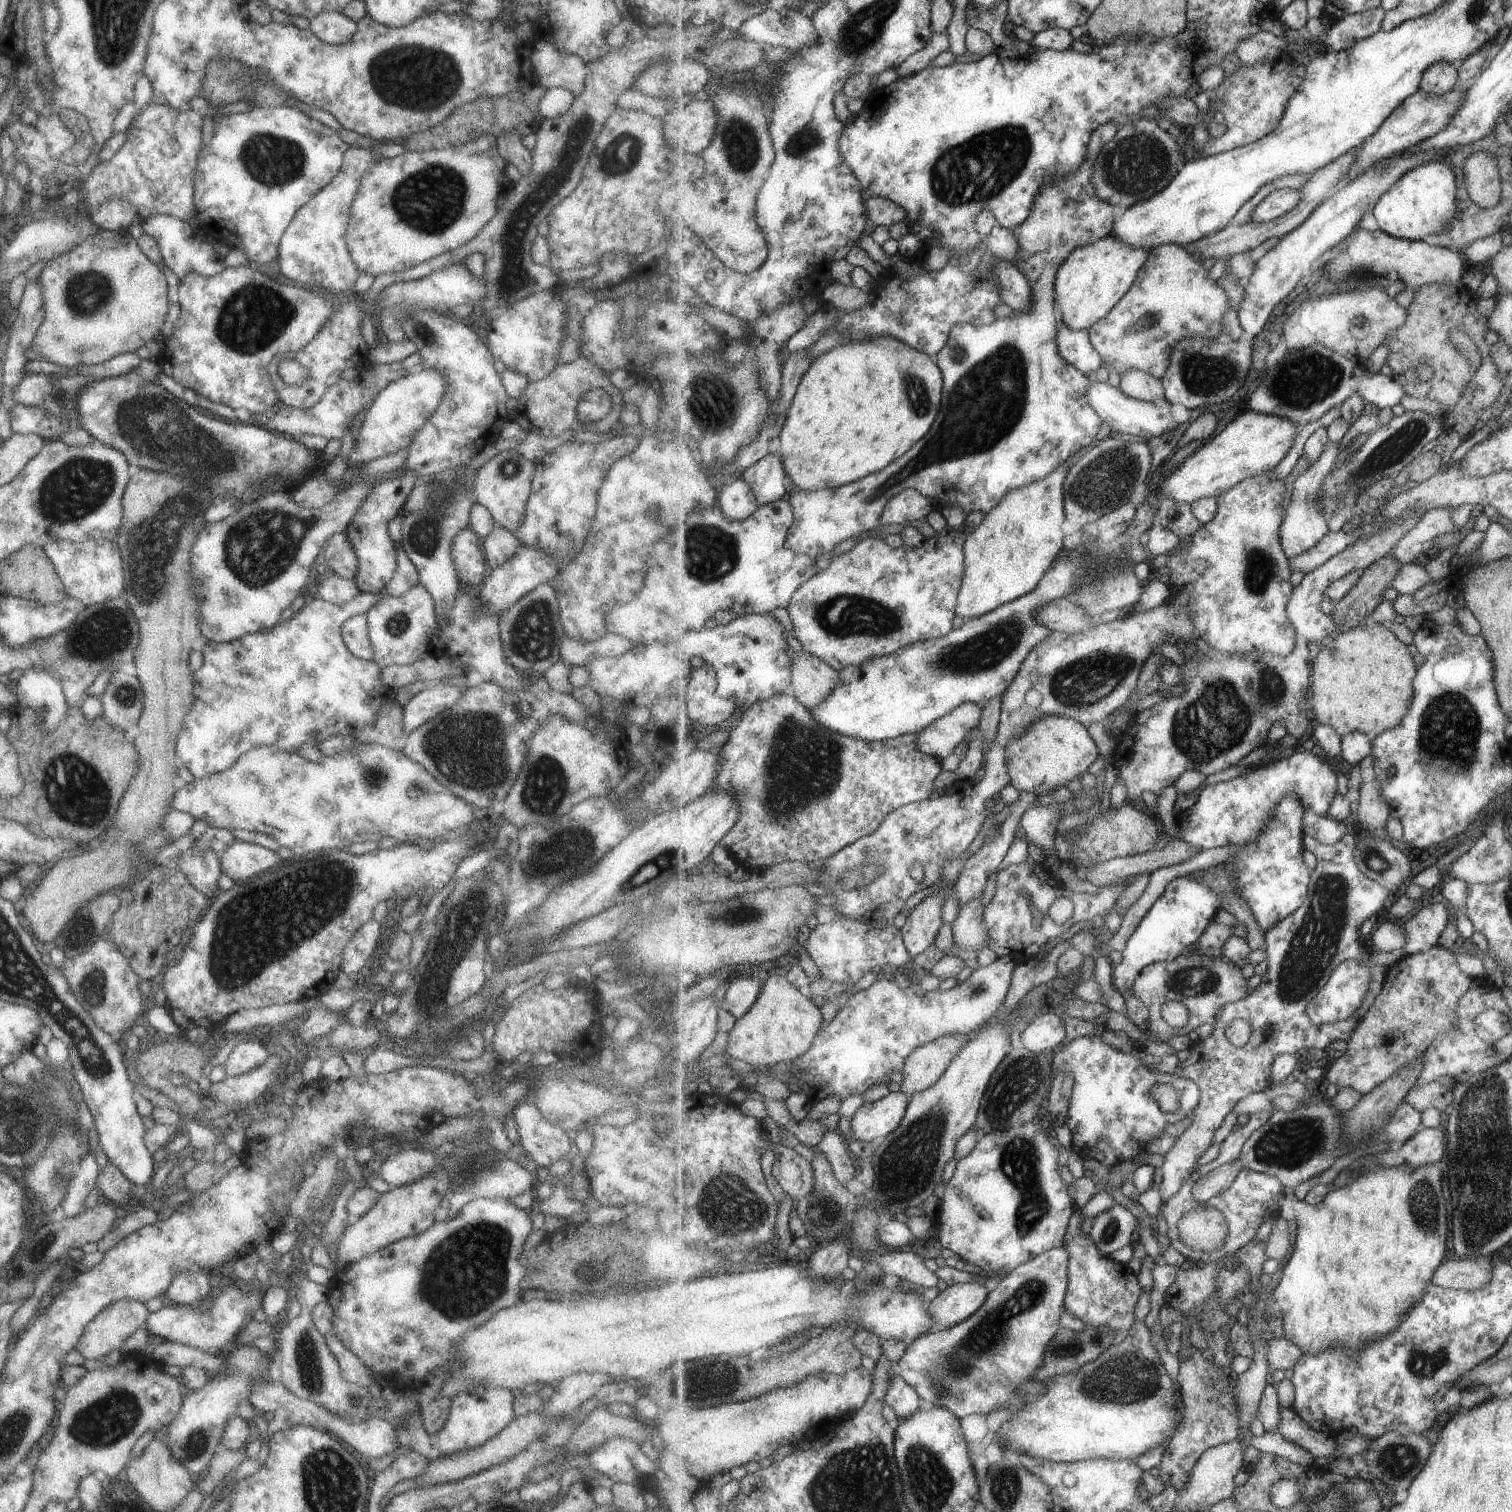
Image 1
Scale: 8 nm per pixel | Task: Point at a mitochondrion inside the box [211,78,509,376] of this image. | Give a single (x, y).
(254, 318)

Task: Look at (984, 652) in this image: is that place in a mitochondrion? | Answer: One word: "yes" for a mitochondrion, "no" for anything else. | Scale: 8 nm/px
yes

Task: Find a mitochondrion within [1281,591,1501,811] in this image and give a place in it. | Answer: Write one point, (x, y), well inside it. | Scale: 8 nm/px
(1448, 733)

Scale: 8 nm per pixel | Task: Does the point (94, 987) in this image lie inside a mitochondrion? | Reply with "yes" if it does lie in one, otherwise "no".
yes

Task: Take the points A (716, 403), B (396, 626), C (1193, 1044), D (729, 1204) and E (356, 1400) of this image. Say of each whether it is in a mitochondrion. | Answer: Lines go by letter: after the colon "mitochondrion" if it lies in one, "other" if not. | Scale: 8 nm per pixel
A: mitochondrion
B: mitochondrion
C: other
D: mitochondrion
E: mitochondrion

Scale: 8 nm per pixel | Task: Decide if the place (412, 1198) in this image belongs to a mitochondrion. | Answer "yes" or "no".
no

